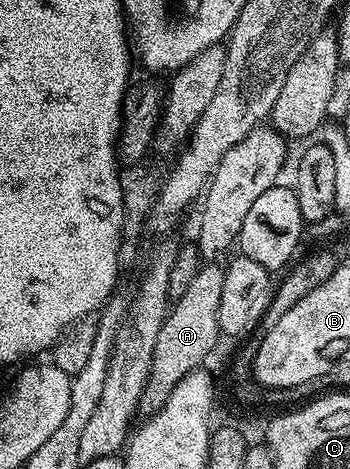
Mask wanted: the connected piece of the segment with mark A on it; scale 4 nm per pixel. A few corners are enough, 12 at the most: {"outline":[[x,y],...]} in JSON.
{"outline":[[205,265],[169,308],[139,411],[154,415],[219,340],[224,270]]}

